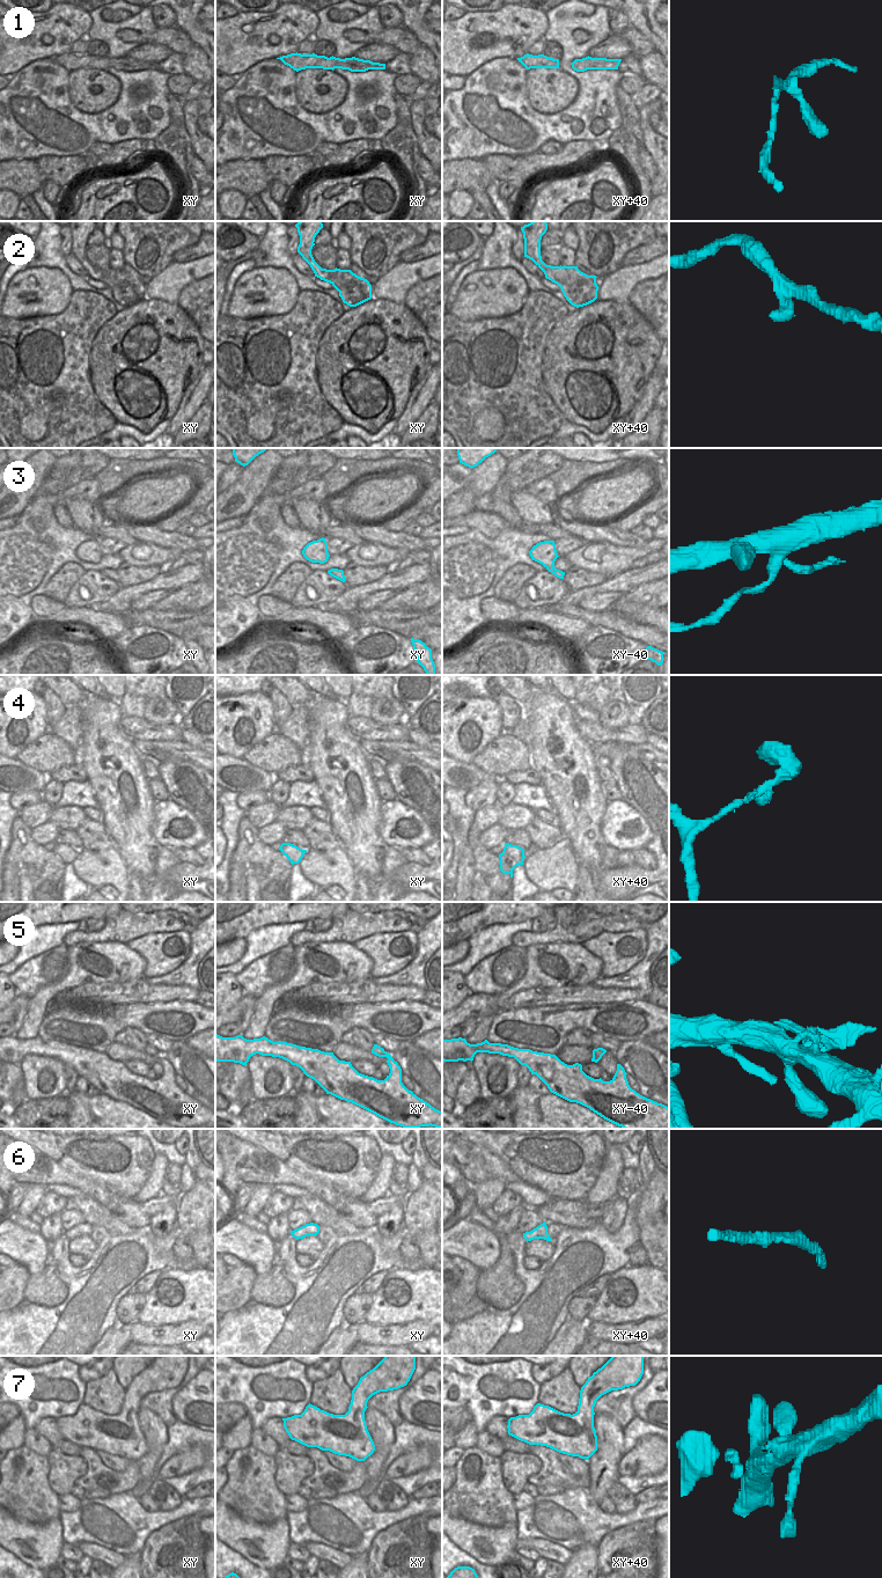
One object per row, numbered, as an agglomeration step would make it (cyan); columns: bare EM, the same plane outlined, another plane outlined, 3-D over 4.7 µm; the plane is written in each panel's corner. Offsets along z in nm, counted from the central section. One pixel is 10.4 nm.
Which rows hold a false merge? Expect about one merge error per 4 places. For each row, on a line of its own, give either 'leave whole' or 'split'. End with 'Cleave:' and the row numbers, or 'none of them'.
1: leave whole
2: leave whole
3: leave whole
4: leave whole
5: leave whole
6: leave whole
7: leave whole
Cleave: none of them

